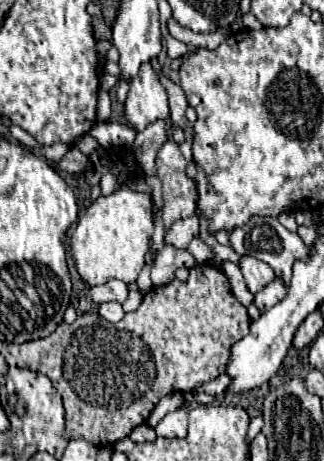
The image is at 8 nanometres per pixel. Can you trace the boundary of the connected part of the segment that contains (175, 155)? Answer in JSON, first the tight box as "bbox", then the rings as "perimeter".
{"bbox":[155,140,197,232],"perimeter":[[[171,140],[159,148],[155,170],[163,186],[163,224],[167,232],[179,218],[197,212],[197,184],[187,176],[187,158]]]}

